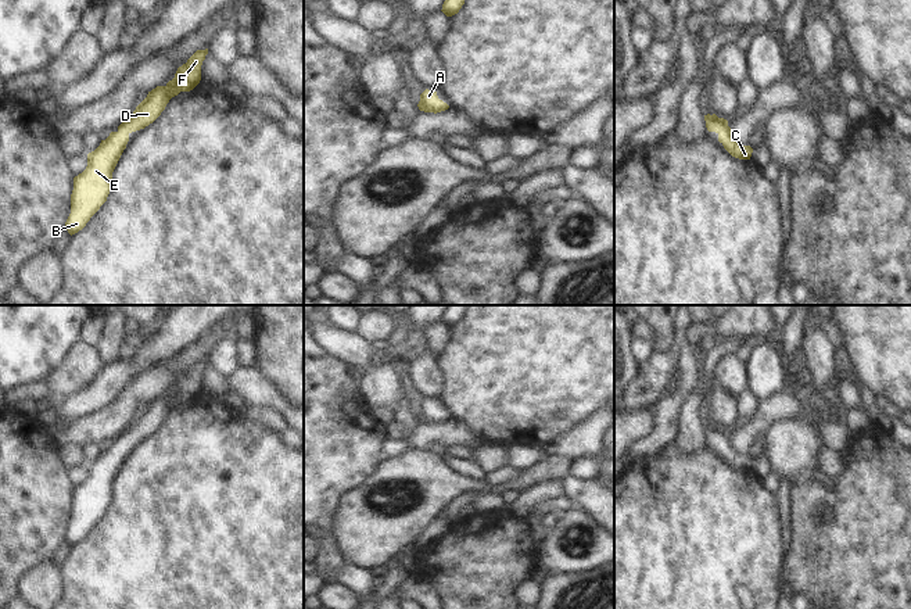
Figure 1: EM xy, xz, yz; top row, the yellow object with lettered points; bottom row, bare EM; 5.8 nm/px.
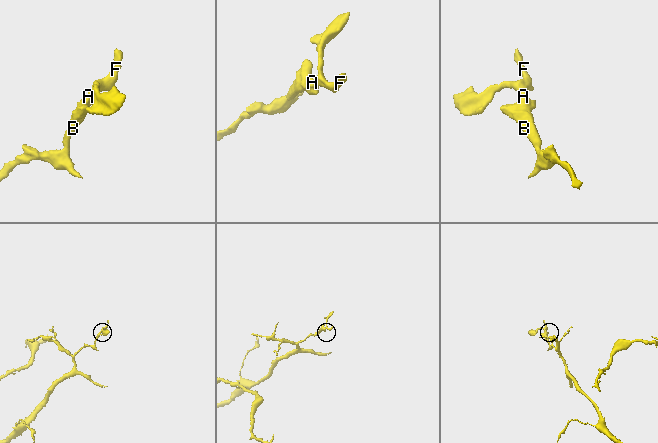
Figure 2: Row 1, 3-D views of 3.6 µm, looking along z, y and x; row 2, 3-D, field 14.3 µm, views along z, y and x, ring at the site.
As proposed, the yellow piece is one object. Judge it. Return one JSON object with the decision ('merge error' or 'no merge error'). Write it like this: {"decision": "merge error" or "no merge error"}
{"decision": "no merge error"}

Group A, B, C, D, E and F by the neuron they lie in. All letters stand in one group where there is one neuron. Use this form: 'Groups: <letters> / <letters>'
Groups: A B C D E F

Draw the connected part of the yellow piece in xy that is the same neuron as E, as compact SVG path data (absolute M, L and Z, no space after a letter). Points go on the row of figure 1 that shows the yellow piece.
M208 49L197 50L186 64L177 68L172 80L148 92L133 114L118 126L118 130L111 132L94 151L87 154L86 169L73 178L71 214L65 222L65 229L71 236L82 230L107 201L112 187L112 172L126 148L129 135L153 123L172 97L180 92L190 92L200 83L201 65L207 54Z

